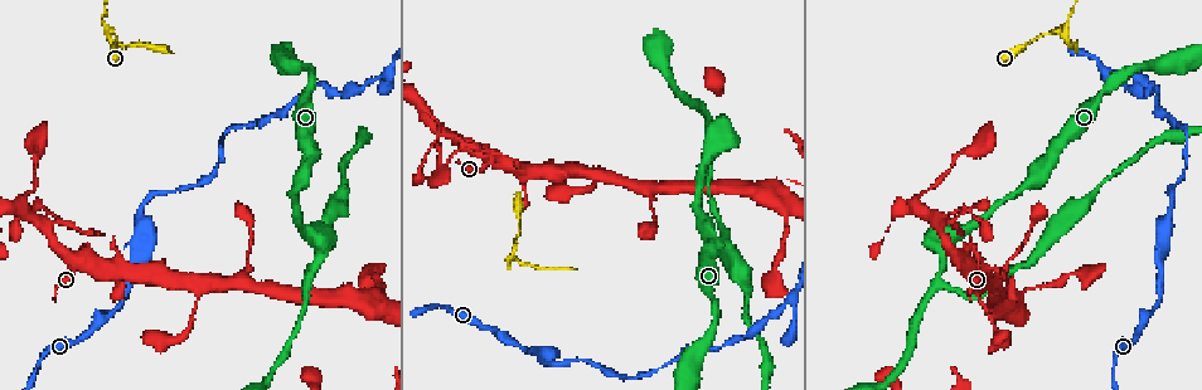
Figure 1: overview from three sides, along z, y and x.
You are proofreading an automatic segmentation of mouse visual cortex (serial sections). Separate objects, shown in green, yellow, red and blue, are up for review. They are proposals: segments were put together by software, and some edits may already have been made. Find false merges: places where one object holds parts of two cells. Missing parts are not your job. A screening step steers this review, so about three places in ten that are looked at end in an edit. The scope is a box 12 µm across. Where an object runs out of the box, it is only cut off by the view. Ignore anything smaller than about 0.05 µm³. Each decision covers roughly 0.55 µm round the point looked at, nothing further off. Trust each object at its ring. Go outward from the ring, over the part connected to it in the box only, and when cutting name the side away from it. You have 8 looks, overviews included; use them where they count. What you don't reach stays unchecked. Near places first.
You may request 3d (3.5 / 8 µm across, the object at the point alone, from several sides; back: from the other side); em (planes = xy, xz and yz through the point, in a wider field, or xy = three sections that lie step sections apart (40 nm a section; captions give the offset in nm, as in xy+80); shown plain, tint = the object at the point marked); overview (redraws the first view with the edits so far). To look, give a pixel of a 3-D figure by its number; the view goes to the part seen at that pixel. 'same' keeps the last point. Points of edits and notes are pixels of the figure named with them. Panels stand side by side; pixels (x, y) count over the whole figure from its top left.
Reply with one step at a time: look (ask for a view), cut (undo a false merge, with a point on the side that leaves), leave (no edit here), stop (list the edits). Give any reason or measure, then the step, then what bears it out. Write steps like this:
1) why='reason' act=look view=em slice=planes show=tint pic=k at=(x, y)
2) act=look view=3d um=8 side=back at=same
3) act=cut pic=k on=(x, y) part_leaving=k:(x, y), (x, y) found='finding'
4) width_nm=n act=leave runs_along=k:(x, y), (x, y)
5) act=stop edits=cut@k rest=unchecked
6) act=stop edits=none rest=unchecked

why='sharp bend' act=look view=3d um=3.5 pic=1 at=(1061, 31)

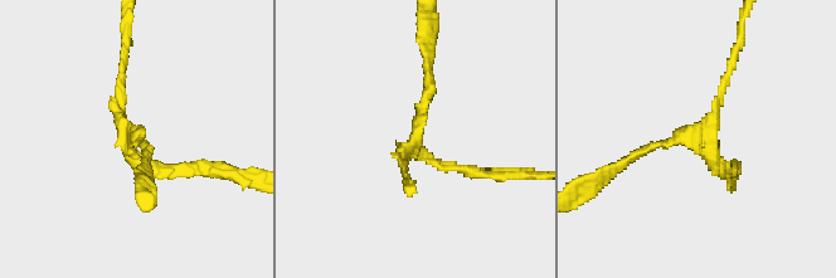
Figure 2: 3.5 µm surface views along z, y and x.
act=leave runs_along=2:(427, 73), (412, 150), (470, 169) found='all the same cell'

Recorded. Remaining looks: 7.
why='sharp bend' act=look view=3d um=3.5 side=back pic=1 at=(307, 282)

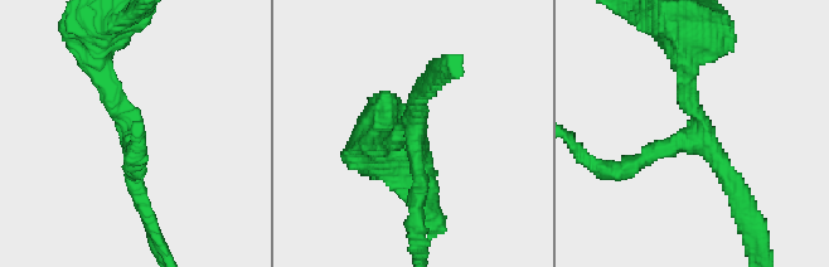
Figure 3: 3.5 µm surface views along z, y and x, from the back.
arms=3 arm_widths_nm=200,250,250 why='now the EM' act=look view=em slice=xy step=3 show=tint pic=3 at=(412, 124)

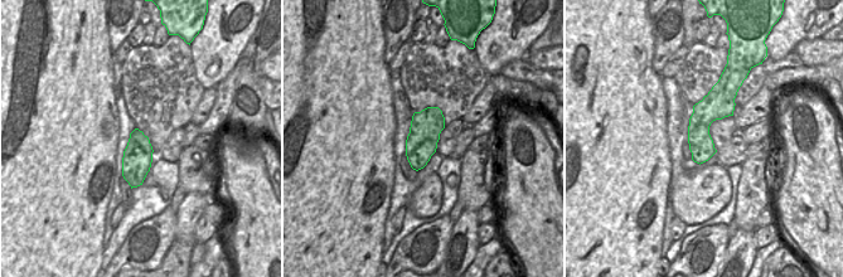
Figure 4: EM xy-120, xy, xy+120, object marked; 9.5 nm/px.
act=leave runs_along=3:(687, 61), (701, 134), (629, 165) found='all the same cell'

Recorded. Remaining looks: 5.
why='calibre changes' act=look view=3d um=3.5 pic=1 at=(938, 225)

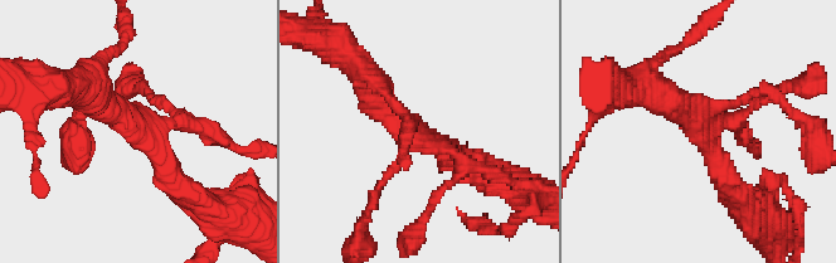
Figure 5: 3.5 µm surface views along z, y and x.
arms=4 arm_widths_nm=150,200,350,400 act=look view=em slice=xy step=2 show=tint pic=5 at=(134, 127)

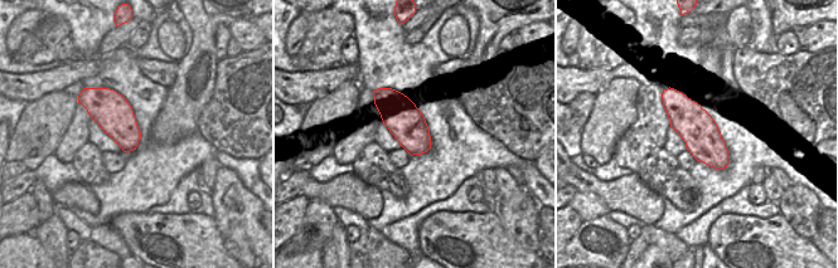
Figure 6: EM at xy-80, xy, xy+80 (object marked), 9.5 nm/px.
act=leave runs_along=5:(180, 189), (92, 81) found='continuous, no second cell'

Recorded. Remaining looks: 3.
act=stop edits=none rest=unchecked

